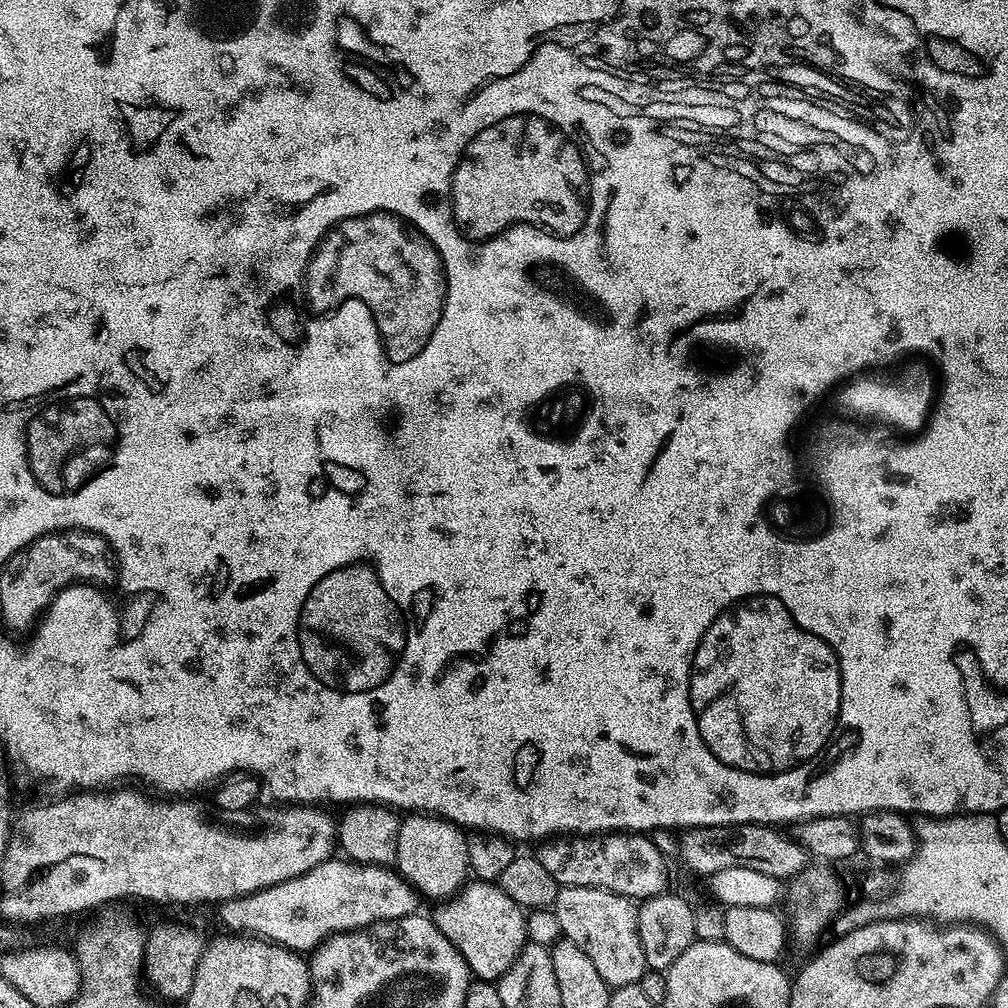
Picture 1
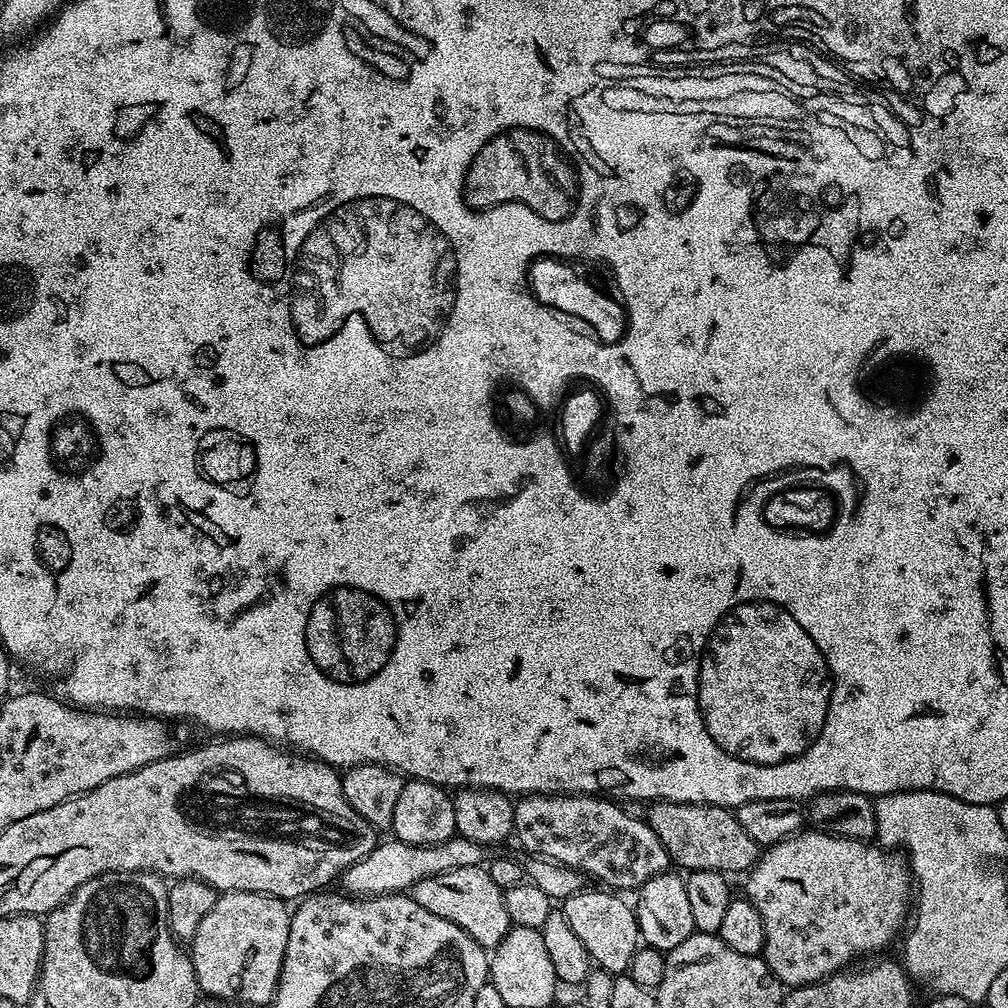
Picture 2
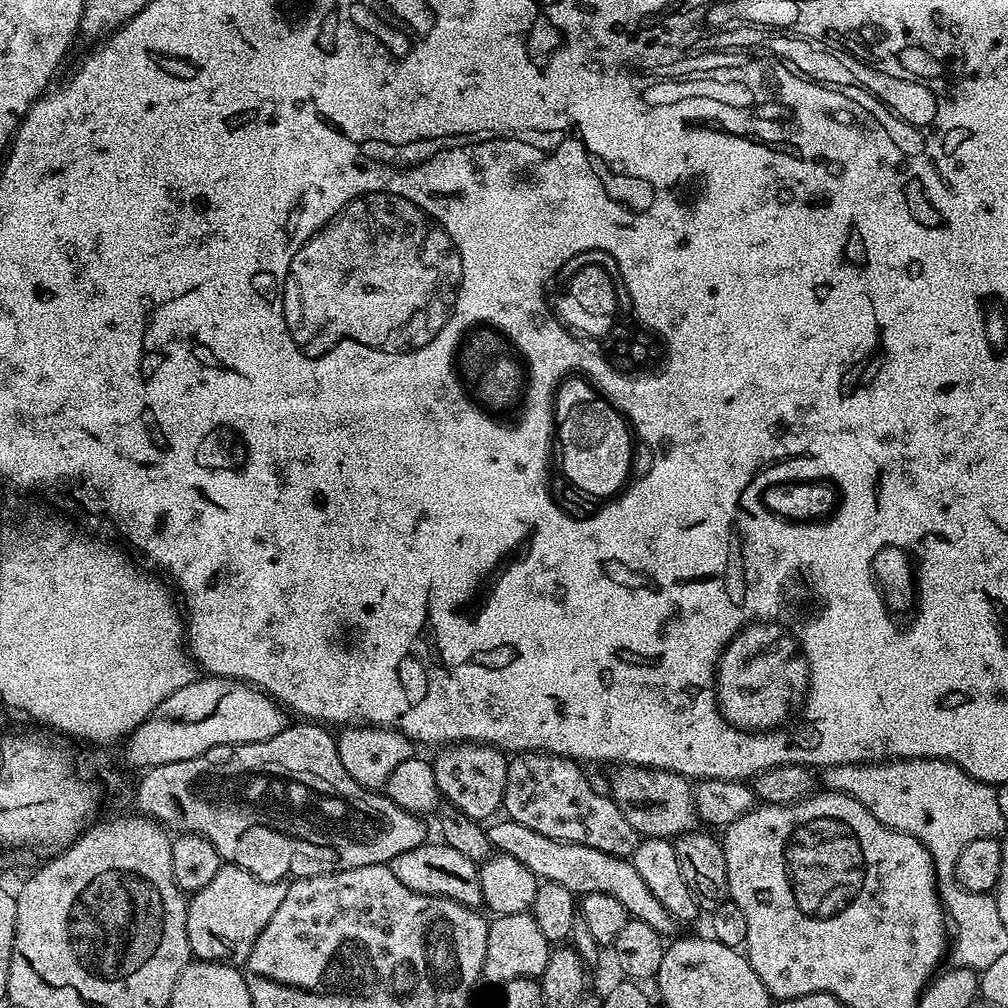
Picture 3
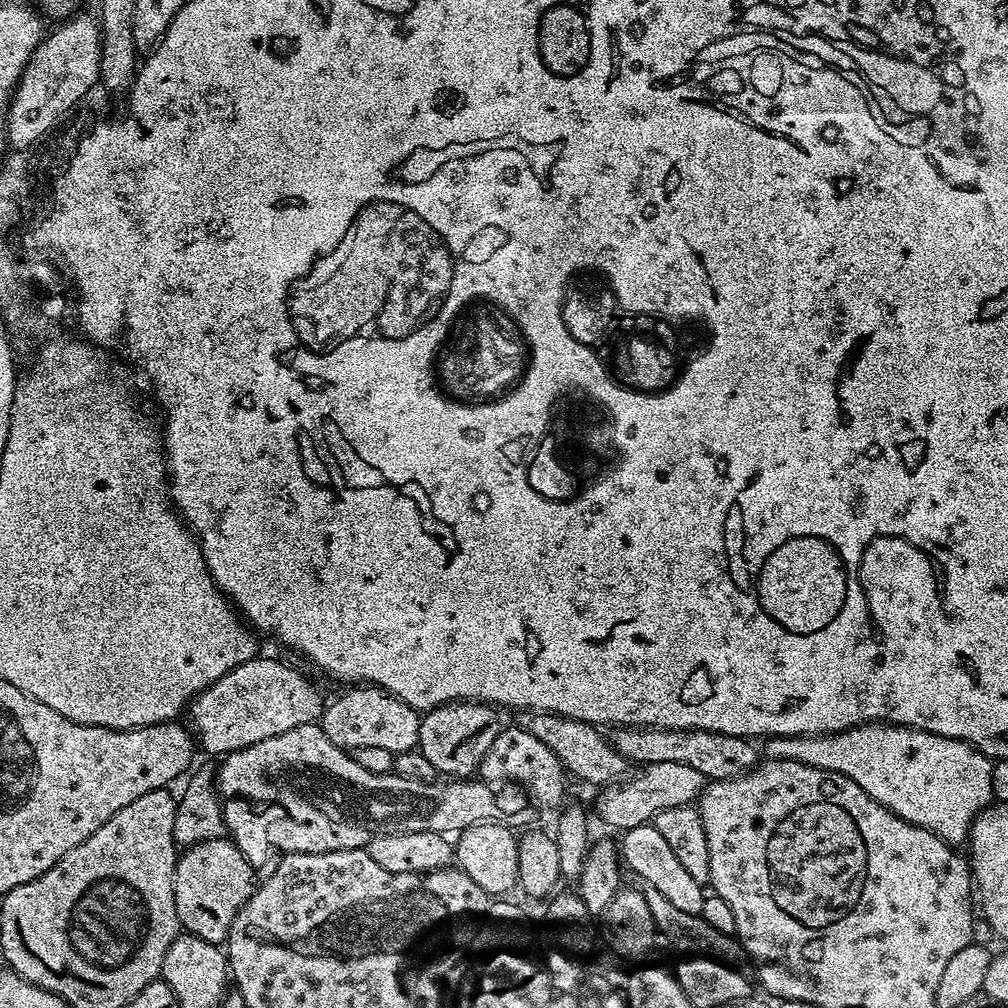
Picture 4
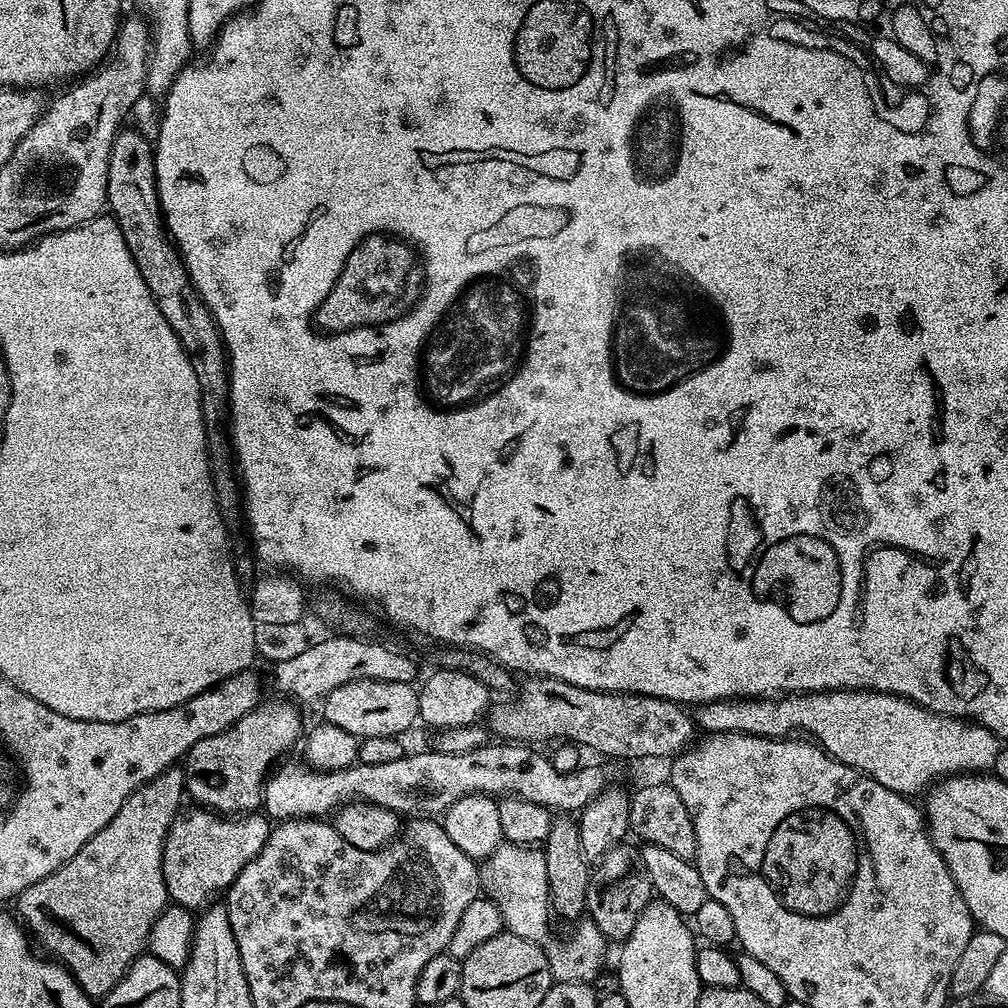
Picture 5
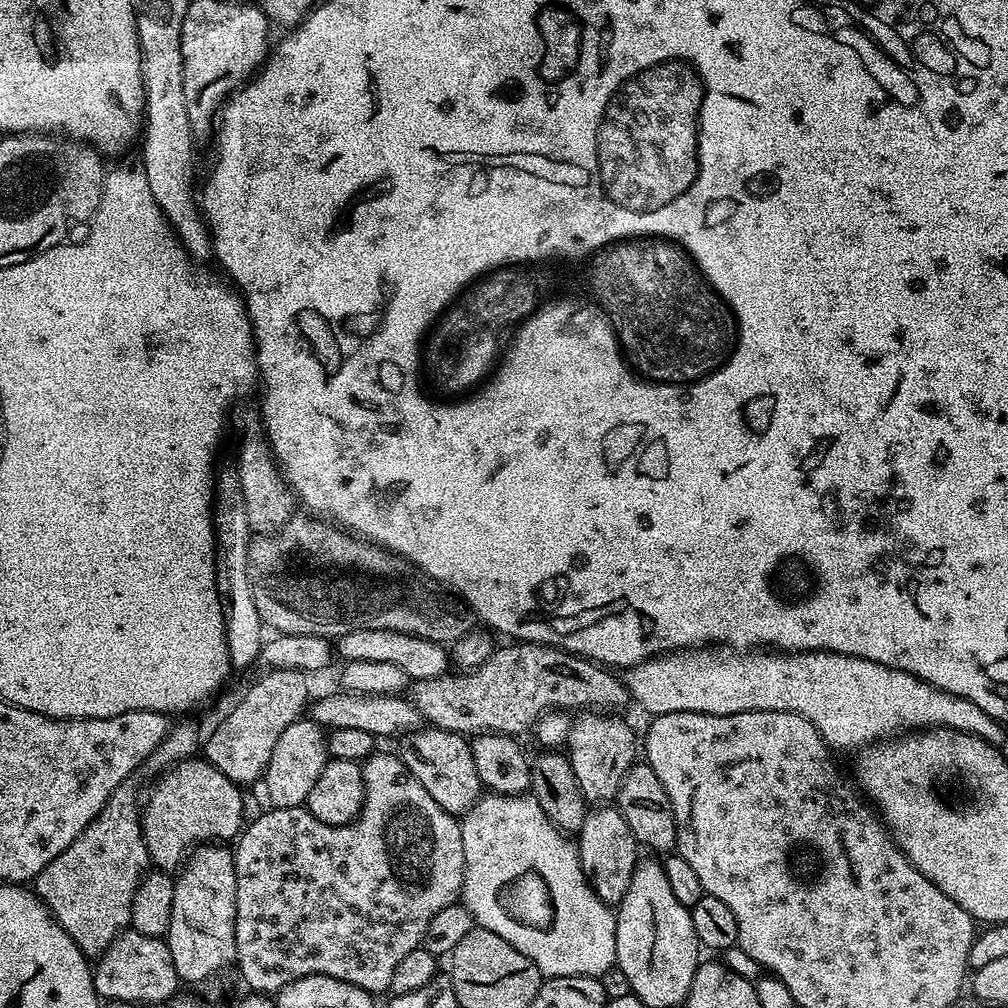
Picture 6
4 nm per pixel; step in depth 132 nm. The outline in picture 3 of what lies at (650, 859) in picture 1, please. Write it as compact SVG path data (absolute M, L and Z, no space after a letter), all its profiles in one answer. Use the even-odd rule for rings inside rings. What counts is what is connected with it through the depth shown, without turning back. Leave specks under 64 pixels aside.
M517 753L508 763L501 807L505 815L556 841L592 846L615 856L631 857L640 837L609 795L598 792L577 761L552 753Z

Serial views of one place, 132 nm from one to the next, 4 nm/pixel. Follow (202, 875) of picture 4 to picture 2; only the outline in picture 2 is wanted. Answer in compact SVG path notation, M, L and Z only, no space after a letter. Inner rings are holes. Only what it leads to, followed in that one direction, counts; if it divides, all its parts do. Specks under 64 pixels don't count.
M225 892L217 895L214 910L210 910L206 918L202 918L194 938L190 941L192 965L201 993L205 997L225 1002L241 1000L244 1004L271 1005L280 981L291 921L292 912L289 905L277 896L267 896L261 892Z

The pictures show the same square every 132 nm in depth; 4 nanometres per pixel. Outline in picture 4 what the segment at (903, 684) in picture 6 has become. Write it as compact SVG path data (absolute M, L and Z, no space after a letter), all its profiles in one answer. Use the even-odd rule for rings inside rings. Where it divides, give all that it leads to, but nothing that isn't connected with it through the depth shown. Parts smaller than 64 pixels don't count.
M862 724L859 728L847 728L845 732L833 732L831 736L769 736L763 741L762 752L770 760L802 762L806 766L818 766L858 782L874 802L886 806L898 818L914 826L930 830L938 838L953 846L960 846L968 839L968 831L978 813L993 803L993 761L965 740L930 734L926 730L907 728L904 724Z

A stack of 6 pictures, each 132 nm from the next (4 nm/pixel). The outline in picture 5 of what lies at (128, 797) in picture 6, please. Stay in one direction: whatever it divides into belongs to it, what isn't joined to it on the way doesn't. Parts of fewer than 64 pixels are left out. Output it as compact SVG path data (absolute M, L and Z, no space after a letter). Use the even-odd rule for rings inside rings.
M180 766L167 768L130 794L122 810L118 810L118 814L114 814L114 818L110 818L110 822L102 826L102 830L98 830L98 834L94 834L94 838L70 858L70 862L63 864L54 875L34 882L34 886L27 888L18 898L18 916L31 939L49 957L63 964L88 996L103 998L118 986L128 967L145 955L150 930L170 903L162 874L162 854L166 834L173 820L177 819L183 800L186 800L185 769Z

